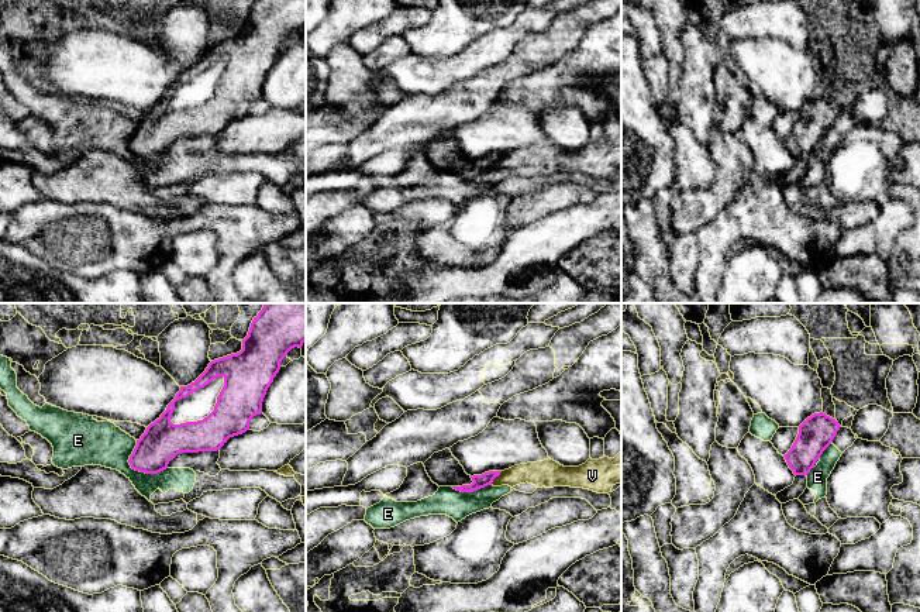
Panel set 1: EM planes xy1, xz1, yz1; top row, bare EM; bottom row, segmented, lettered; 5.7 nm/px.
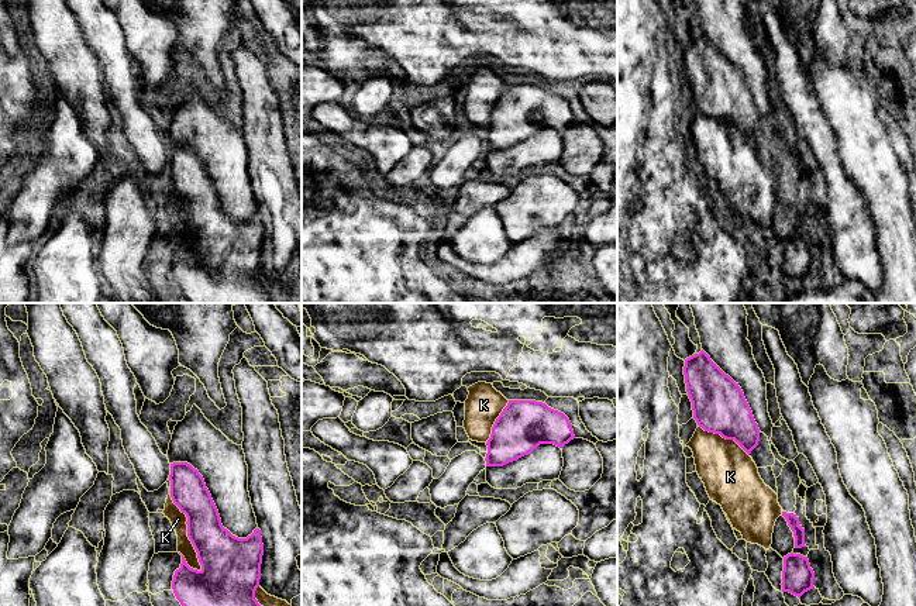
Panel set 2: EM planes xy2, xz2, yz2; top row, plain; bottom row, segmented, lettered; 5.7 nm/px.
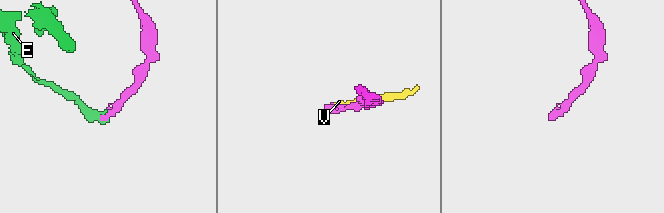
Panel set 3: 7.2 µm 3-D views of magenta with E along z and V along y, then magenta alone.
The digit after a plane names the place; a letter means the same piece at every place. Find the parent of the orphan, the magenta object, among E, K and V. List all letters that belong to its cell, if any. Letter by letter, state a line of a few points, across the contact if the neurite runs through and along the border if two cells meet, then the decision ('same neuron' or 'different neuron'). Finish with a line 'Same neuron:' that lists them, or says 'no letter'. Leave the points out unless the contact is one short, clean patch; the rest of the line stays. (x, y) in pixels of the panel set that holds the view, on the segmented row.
E: line xy1 (135, 440), (128, 460), (133, 468), (145, 473), (166, 468); different neuron
K: different neuron
V: line xz1 (502, 471), (490, 484); different neuron
Same neuron: no letter

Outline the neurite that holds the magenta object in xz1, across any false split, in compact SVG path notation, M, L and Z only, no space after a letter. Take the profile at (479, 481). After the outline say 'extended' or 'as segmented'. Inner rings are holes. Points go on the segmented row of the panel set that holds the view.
M449 448L434 453L425 463L425 471L438 486L452 486L461 492L473 492L487 485L500 475L502 471L489 471L482 475L468 475Z | extended

